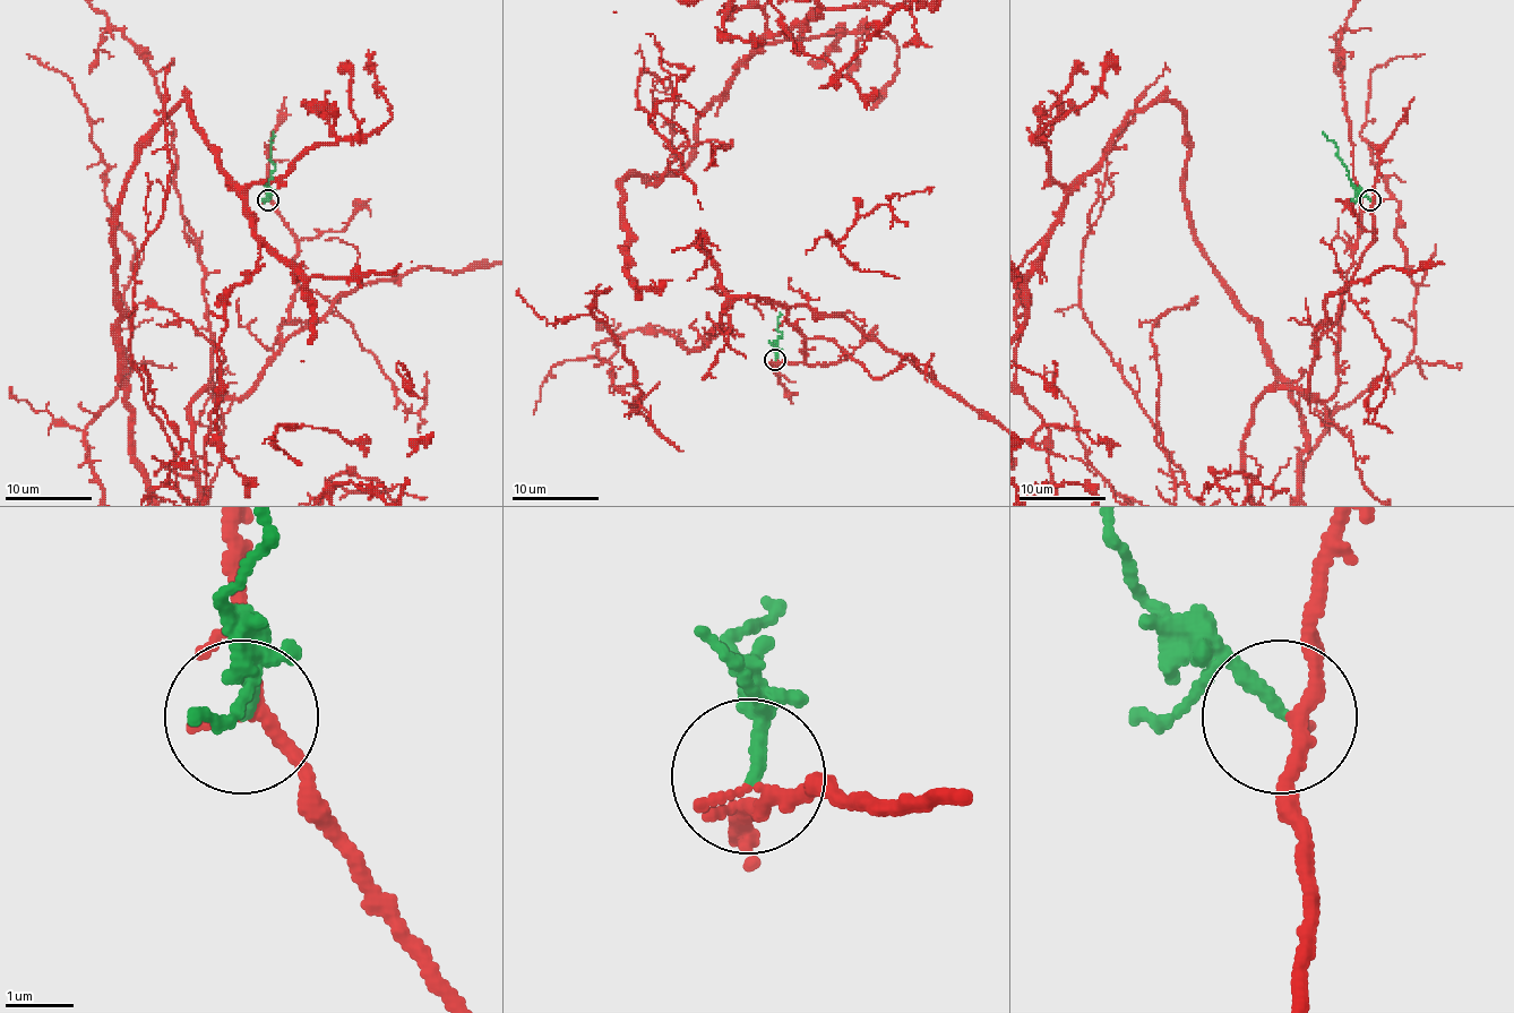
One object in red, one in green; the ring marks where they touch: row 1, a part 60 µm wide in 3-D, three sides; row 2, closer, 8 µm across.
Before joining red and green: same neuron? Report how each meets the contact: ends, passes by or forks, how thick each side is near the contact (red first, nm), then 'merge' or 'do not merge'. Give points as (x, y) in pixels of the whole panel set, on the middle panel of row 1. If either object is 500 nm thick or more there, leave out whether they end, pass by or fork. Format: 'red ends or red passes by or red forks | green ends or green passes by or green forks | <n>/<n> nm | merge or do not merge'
red passes by | green ends | 200/200 nm | do not merge

